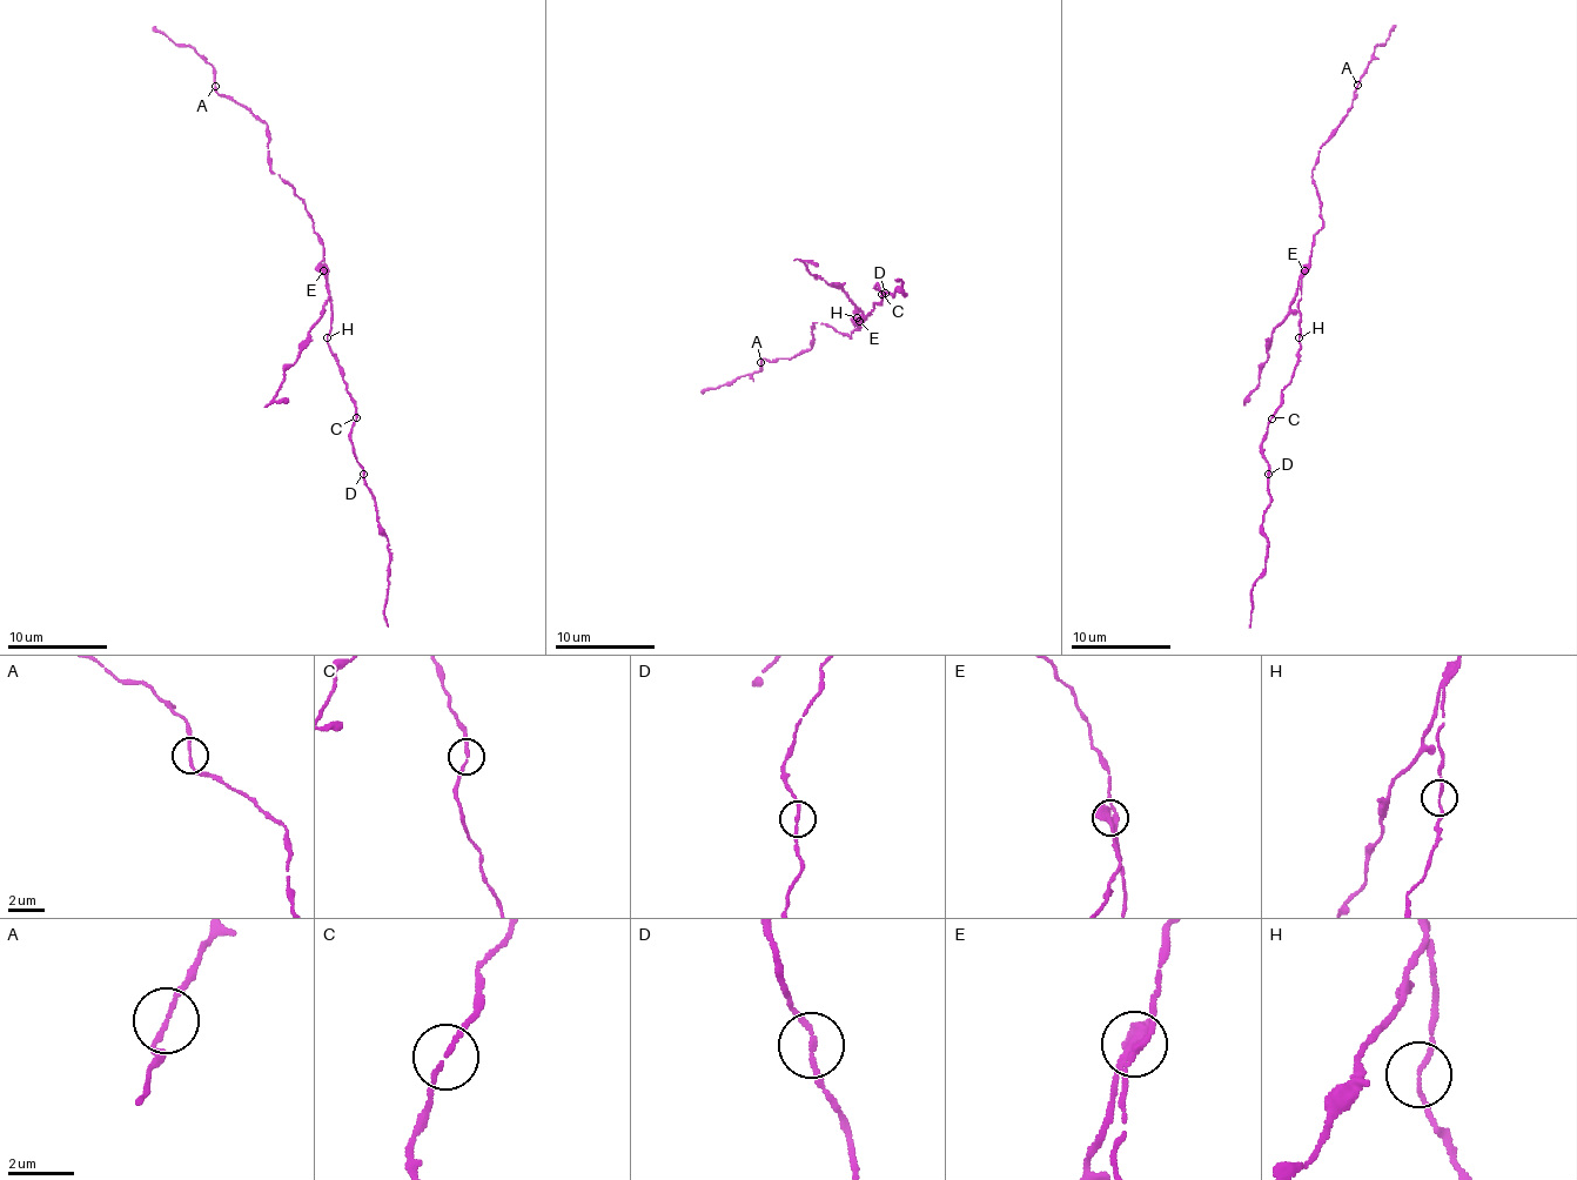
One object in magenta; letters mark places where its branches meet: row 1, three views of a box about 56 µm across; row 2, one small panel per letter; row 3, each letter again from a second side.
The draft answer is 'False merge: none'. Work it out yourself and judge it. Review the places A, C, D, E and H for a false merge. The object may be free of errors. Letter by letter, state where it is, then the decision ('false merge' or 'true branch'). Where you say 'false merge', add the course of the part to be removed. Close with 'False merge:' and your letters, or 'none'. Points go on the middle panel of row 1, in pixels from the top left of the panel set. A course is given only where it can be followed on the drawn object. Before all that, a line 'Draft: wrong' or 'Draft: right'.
Draft: wrong
A: at (760, 362); true branch
C: at (881, 294); true branch
D: at (885, 293); true branch
E: at (859, 321); false merge; foreign part runs (858, 320), (861, 313), (844, 292), (812, 275), (800, 261), (793, 261)
H: at (857, 317); true branch
False merge: E

